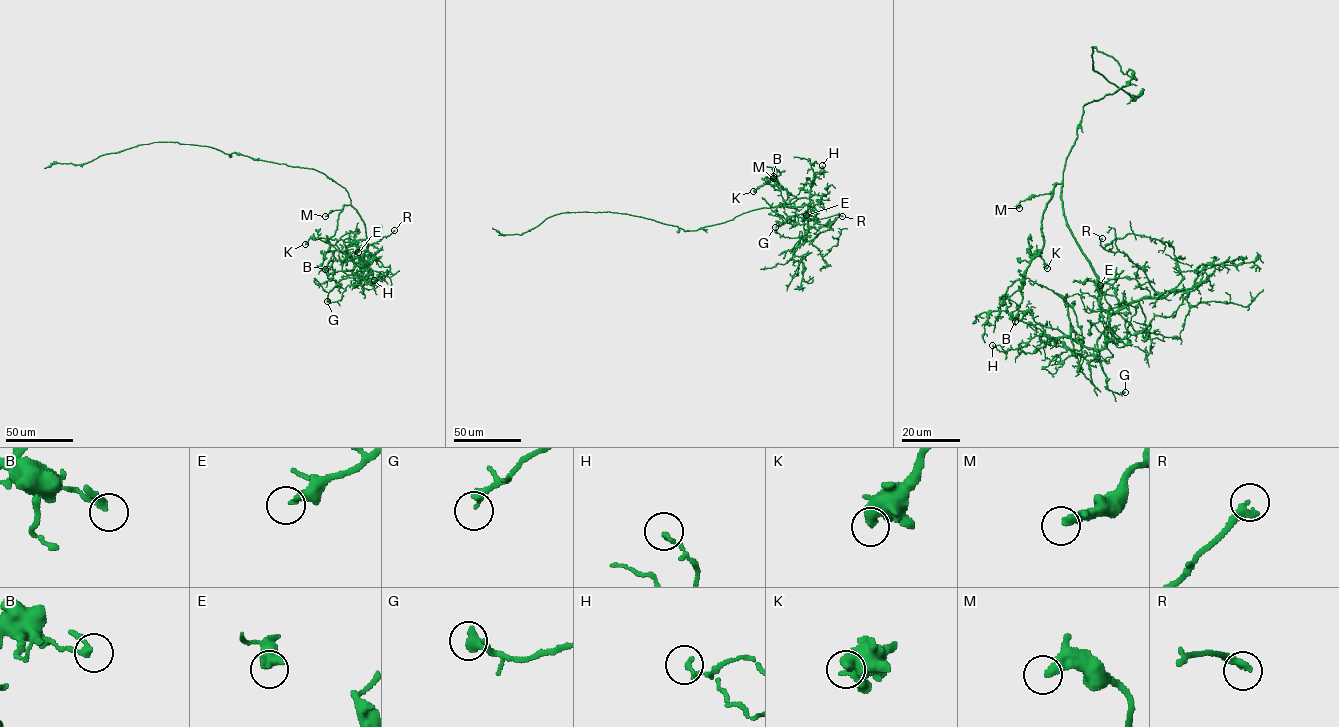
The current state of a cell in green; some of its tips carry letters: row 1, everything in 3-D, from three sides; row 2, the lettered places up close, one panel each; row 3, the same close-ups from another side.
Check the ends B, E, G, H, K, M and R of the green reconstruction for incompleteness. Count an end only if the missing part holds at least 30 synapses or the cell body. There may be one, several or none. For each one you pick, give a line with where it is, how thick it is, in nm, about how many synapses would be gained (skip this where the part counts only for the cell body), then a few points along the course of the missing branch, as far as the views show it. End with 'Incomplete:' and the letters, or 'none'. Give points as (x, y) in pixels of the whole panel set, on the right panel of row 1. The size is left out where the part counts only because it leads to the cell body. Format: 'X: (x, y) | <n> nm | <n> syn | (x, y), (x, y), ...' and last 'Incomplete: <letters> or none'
Incomplete: none

